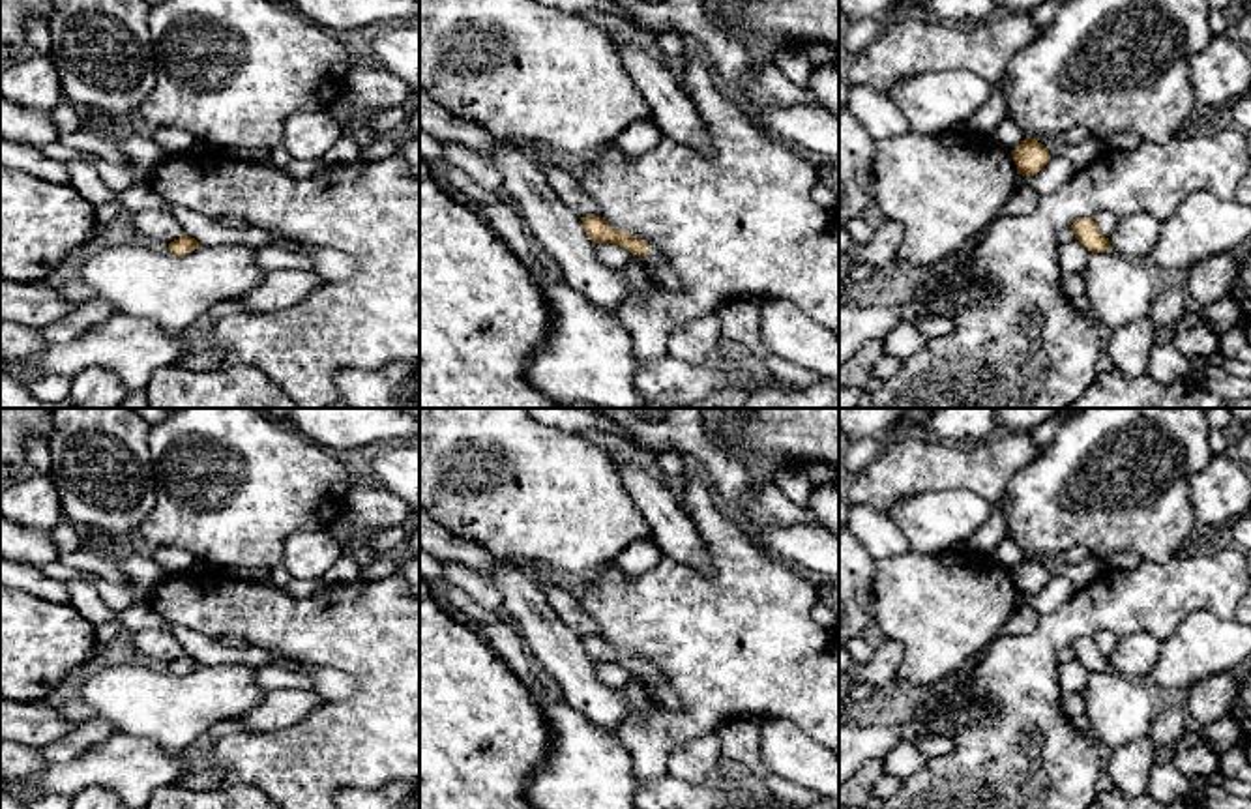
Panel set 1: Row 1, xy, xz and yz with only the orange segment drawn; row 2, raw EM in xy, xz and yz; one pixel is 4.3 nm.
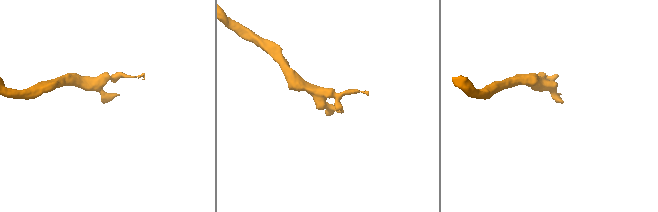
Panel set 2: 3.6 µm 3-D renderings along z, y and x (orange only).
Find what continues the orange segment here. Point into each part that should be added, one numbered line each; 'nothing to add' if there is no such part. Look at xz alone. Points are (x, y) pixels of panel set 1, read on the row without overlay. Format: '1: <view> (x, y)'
1: xz (654, 676)

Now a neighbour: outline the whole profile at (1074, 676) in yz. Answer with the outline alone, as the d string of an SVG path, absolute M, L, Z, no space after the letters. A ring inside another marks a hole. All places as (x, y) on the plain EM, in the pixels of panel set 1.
M1071 659L1067 665L1062 665L1060 689L1064 695L1081 695L1088 678L1090 670L1079 659Z

